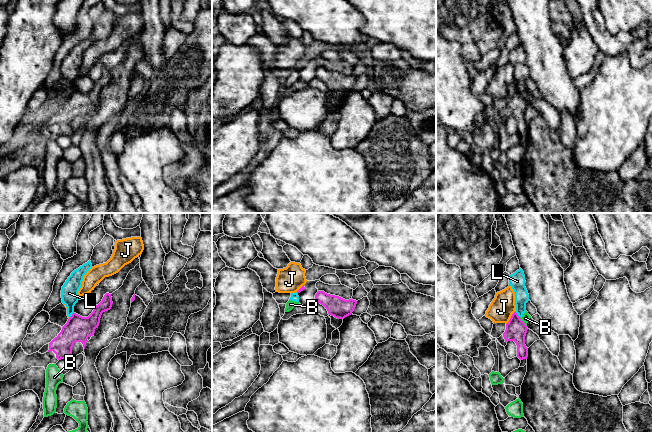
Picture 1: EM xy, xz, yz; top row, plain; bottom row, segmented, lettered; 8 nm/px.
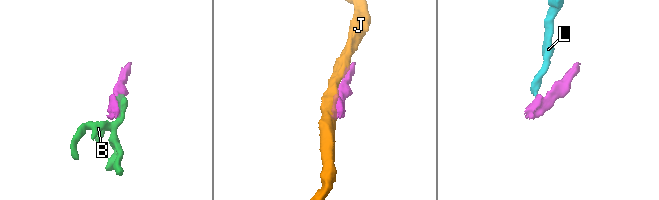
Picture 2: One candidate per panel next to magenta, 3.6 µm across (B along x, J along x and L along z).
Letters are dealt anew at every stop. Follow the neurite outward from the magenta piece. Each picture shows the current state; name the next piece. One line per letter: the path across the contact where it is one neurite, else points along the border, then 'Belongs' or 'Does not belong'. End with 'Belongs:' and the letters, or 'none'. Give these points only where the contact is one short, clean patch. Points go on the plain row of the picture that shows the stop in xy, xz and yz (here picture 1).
B: Boundary: yz (519, 93), (526, 102). Does not belong
J: Boundary: yz (514, 87), (506, 100). Does not belong
L: Boundary: xy (73, 88), (69, 94). Does not belong
Belongs: none

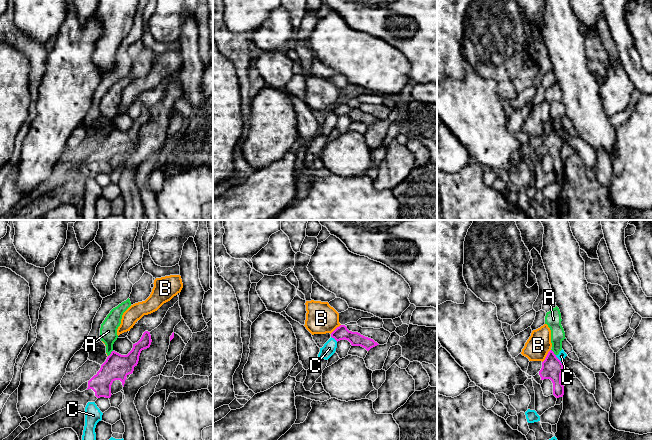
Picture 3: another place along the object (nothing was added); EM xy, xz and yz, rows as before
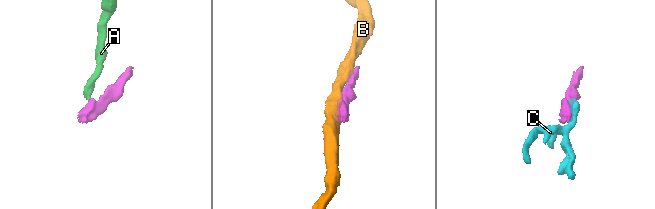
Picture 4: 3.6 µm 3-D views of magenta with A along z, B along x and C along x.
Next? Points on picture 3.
A: Boundary: xy (112, 126), (108, 132). Does not belong
B: Boundary: yz (550, 125), (542, 138). Does not belong
C: Boundary: yz (555, 131), (562, 140). Does not belong
Belongs: none

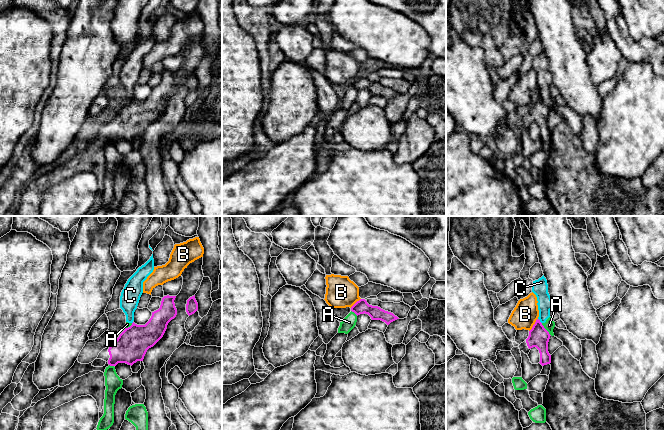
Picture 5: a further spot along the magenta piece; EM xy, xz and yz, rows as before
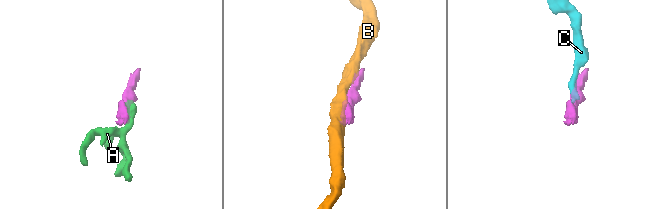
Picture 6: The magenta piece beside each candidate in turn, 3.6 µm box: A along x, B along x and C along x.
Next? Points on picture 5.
A: Boundary: yz (541, 99), (551, 111). Does not belong
B: Boundary: yz (537, 94), (529, 107). Does not belong
C: Boundary: yz (538, 94), (541, 99). Does not belong
Belongs: none

